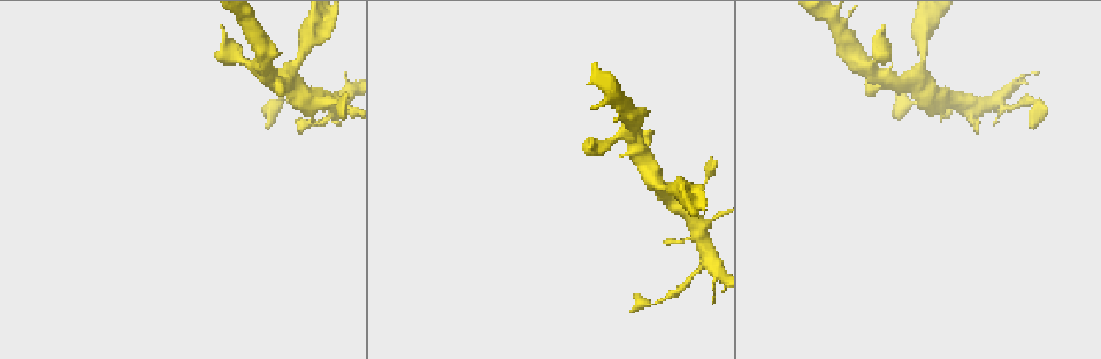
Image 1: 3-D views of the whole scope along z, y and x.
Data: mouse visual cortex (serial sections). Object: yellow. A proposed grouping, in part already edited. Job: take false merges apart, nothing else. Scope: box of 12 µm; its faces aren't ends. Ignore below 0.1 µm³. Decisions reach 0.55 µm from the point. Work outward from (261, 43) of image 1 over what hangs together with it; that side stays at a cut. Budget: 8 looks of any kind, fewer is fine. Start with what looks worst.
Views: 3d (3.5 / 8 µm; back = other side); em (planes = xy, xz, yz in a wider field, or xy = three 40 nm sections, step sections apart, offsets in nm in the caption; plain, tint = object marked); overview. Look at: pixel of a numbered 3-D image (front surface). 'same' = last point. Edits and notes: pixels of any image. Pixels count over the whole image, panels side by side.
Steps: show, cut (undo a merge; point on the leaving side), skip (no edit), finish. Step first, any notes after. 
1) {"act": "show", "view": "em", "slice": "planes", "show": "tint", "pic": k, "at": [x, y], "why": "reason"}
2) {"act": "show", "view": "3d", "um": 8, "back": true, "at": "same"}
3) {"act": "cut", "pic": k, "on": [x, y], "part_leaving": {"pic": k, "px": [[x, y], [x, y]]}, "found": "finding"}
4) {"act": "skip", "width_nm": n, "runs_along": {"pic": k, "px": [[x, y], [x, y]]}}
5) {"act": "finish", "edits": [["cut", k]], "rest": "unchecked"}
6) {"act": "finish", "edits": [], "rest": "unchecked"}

{"act": "show", "view": "3d", "um": 3.5, "back": true, "pic": 1, "at": [288, 75], "why": "branch point"}

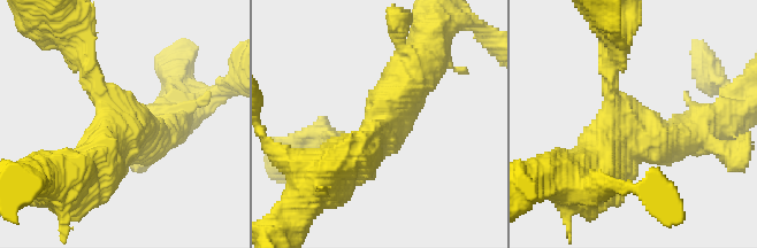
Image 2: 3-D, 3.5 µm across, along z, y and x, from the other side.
{"act": "show", "view": "em", "slice": "planes", "show": "plain", "pic": 2, "at": [625, 124], "arms": 3, "arm_widths_nm": [250, 500, 600]}

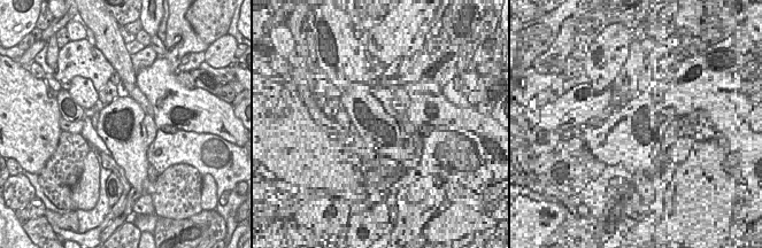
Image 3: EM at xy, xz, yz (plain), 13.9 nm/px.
{"act": "show", "view": "em", "slice": "planes", "show": "tint", "at": "same"}

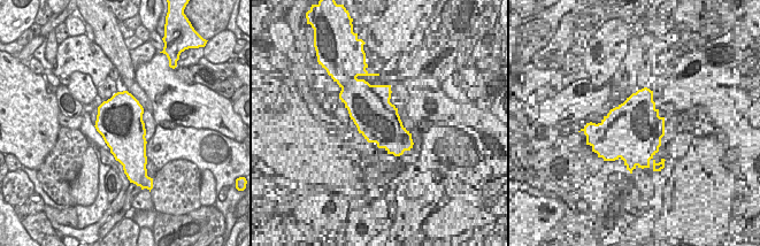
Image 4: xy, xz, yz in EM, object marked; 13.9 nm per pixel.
{"act": "skip", "runs_along": {"pic": 2, "px": [[418, 61], [383, 129], [334, 172]]}, "found": "all the same cell"}

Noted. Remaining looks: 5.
{"act": "show", "view": "em", "slice": "xy", "step": 5, "show": "tint", "pic": 1, "at": [997, 100]}

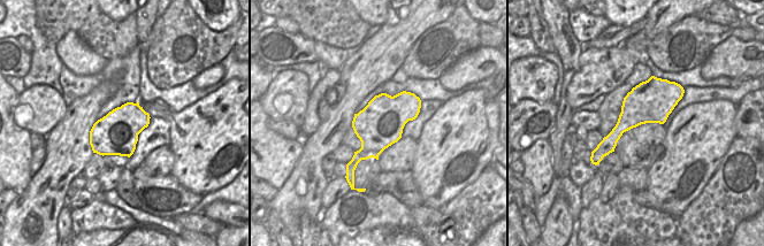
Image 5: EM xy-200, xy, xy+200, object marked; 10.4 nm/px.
{"act": "show", "view": "3d", "um": 3.5, "at": "same", "why": "wider look"}

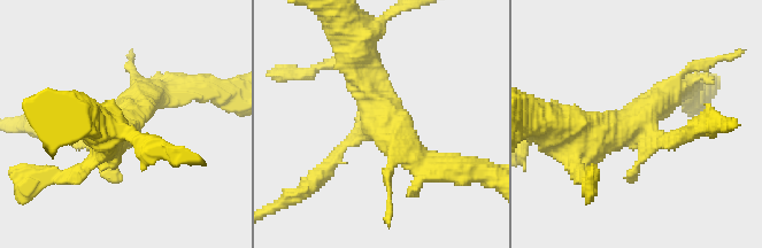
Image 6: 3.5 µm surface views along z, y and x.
{"act": "skip", "width_nm": 480, "runs_along": {"pic": 6, "px": [[356, 52], [375, 122], [325, 169]]}, "found": "all the same cell"}

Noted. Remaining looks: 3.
{"act": "show", "view": "em", "slice": "xy", "step": 2, "show": "tint", "pic": 1, "at": [1041, 104], "why": "abrupt turn"}

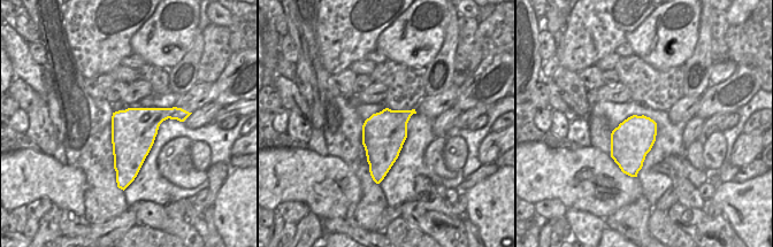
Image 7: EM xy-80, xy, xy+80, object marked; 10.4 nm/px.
{"act": "show", "view": "3d", "um": 3.5, "at": "same", "why": "see where the arms go"}

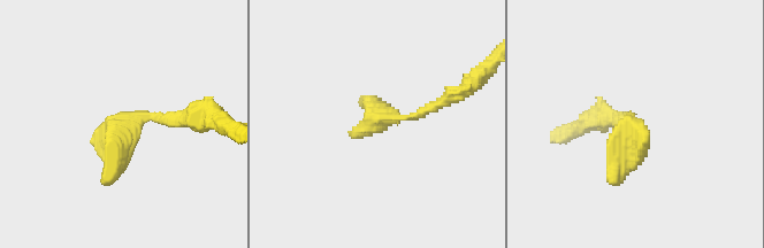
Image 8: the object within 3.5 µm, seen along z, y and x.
{"act": "skip", "runs_along": {"pic": 8, "px": [[205, 119], [135, 123], [106, 183]]}, "found": "all the same cell"}

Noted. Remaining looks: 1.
{"act": "finish", "edits": [], "rest": "unchecked"}

